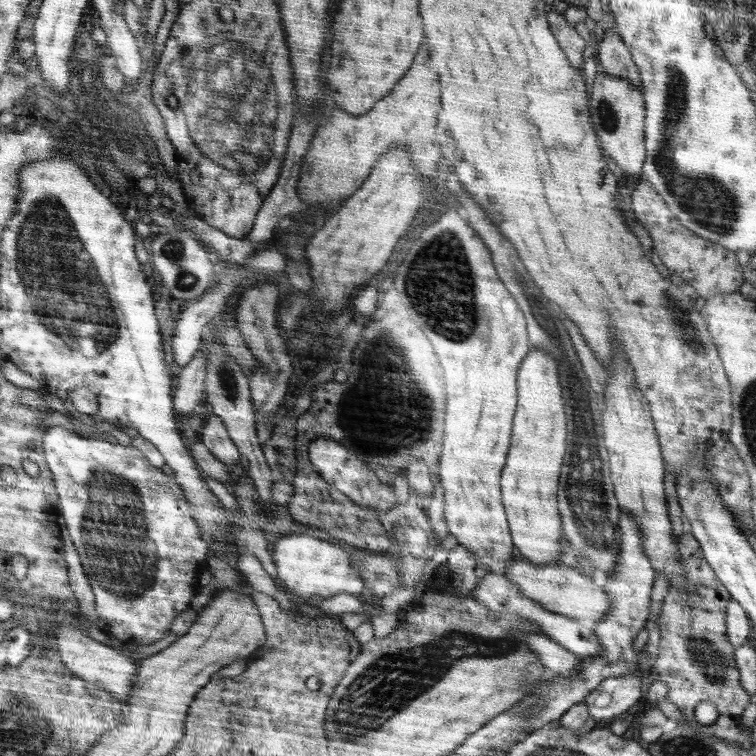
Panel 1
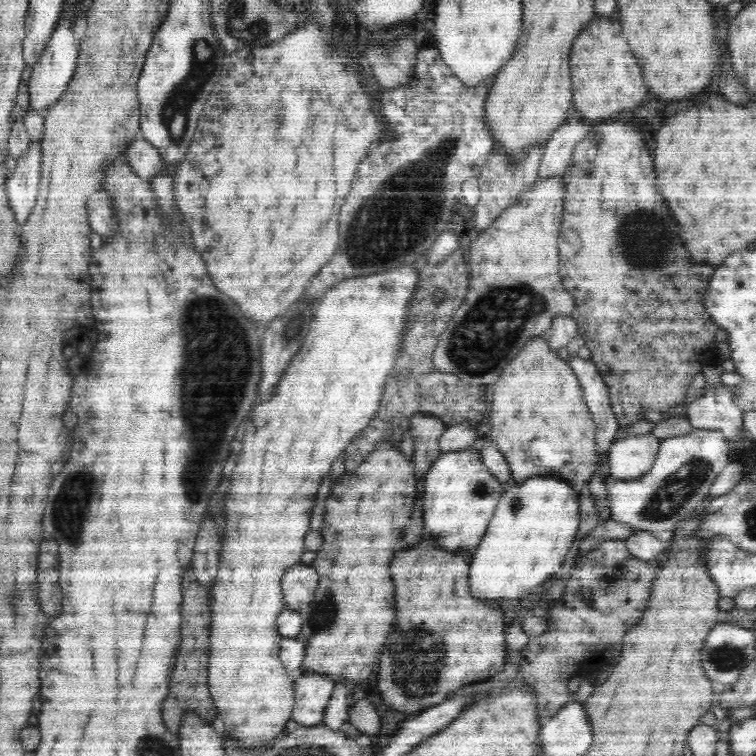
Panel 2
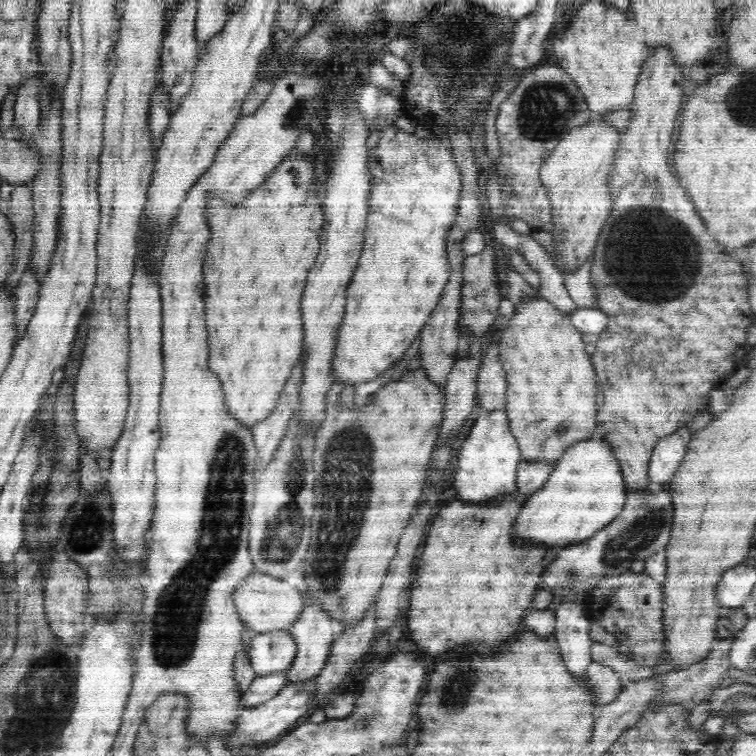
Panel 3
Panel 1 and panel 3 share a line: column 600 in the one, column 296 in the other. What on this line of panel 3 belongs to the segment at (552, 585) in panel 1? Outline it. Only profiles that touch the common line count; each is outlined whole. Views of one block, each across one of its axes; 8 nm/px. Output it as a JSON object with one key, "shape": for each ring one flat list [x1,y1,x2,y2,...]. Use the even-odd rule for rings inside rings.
{"shape":[[252,572,233,592,234,605,244,626,256,633,289,631,296,619,305,610,307,598,300,588,292,587,283,578,270,576,269,573]]}

